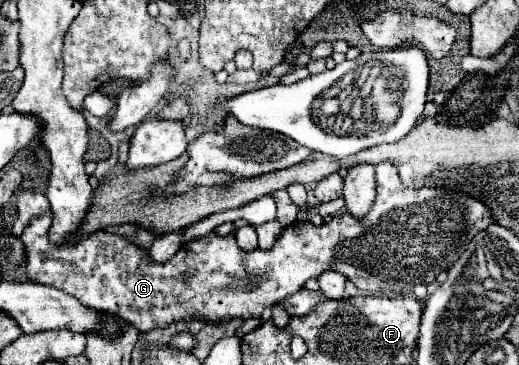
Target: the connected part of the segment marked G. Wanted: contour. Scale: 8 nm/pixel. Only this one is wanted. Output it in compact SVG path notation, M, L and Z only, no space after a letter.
M388 162L376 166L376 192L376 202L362 220L356 220L346 212L342 216L334 216L322 226L314 226L310 222L294 222L284 228L282 236L270 252L262 252L258 248L252 252L244 252L238 248L234 234L220 236L216 232L210 232L208 236L186 242L176 252L176 256L172 256L164 264L152 262L148 250L132 244L132 240L128 240L126 236L106 230L96 230L94 234L78 240L78 244L74 246L52 246L48 242L52 214L48 212L40 218L34 218L22 234L28 256L26 274L28 282L64 290L70 296L78 298L82 304L96 310L110 310L112 314L136 326L140 332L148 332L156 326L166 326L170 322L190 318L204 318L206 322L226 322L232 318L246 320L252 316L260 316L264 308L274 306L276 302L298 292L306 280L318 278L324 270L336 270L344 274L360 290L408 296L418 284L432 284L440 272L448 270L458 260L458 256L466 250L470 238L474 238L480 230L494 222L490 208L486 208L486 204L474 200L472 196L450 192L444 188L404 188L398 180L398 172Z

